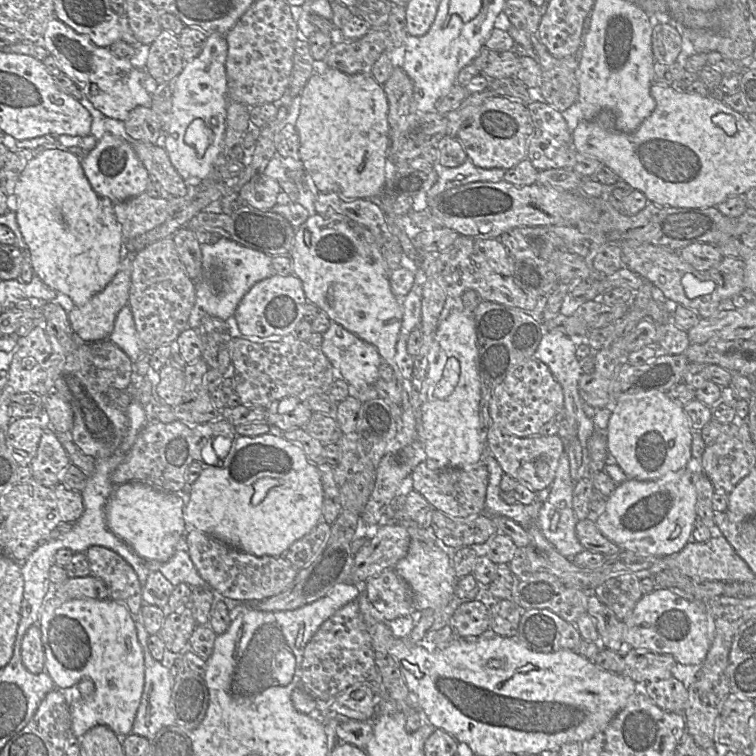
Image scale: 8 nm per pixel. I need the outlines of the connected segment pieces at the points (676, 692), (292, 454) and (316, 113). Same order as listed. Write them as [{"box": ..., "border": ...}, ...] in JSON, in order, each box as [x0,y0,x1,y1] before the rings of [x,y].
[{"box":[641,677,688,712],"border":[[[675,677],[647,682],[641,689],[662,710],[684,712],[688,700],[688,690]]]},{"box":[185,432,323,556],"border":[[[271,432],[259,436],[236,436],[221,466],[203,463],[198,479],[191,485],[189,501],[185,506],[185,524],[190,523],[196,530],[211,535],[226,544],[255,556],[283,556],[298,539],[309,533],[322,519],[323,487],[319,470],[309,461],[303,449],[298,445],[276,436]]]},{"box":[295,69,389,200],"border":[[[328,69],[324,74],[313,74],[300,93],[300,113],[295,128],[299,135],[299,157],[304,170],[312,178],[316,188],[322,193],[336,193],[346,200],[369,199],[377,197],[385,181],[385,164],[389,146],[388,100],[383,85],[375,81],[371,74],[345,74],[337,69]]]}]

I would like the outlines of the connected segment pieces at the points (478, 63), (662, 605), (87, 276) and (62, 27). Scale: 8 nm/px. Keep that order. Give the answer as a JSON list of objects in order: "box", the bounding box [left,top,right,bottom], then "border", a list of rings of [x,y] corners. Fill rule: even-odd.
[{"box":[472,47,519,79],"border":[[[483,47],[472,64],[488,79],[511,78],[518,72],[519,58],[514,51],[498,52]]]},{"box":[624,589,714,666],"border":[[[666,589],[645,594],[624,620],[624,641],[632,649],[671,654],[676,662],[700,666],[714,637],[714,622],[701,600],[689,600]]]},{"box":[10,149,125,306],"border":[[[52,149],[32,159],[22,172],[14,195],[10,197],[10,210],[16,213],[20,231],[30,251],[34,273],[56,292],[69,296],[75,306],[85,305],[104,290],[119,271],[125,257],[124,237],[114,204],[92,189],[82,162],[75,154]]]},{"box":[43,16,152,122],"border":[[[56,16],[47,24],[43,37],[43,47],[55,58],[60,70],[78,85],[84,93],[85,98],[107,118],[124,122],[134,108],[138,106],[151,107],[152,97],[143,86],[143,71],[135,68],[130,63],[130,60],[124,60],[114,56],[109,48],[96,46],[88,36],[77,33]]]}]

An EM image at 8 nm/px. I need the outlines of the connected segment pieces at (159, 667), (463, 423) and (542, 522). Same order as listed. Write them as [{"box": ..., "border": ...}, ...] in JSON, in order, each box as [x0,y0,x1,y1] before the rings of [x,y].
[{"box":[132,613,175,740],"border":[[[139,613],[133,616],[138,640],[144,653],[145,681],[141,702],[132,727],[132,733],[151,740],[161,728],[175,724],[175,717],[171,708],[171,693],[174,683],[174,673],[152,657],[148,648],[149,634],[144,628]]]},{"box":[417,299,487,468],"border":[[[461,299],[450,300],[451,313],[440,323],[428,355],[424,379],[426,400],[417,428],[426,458],[441,466],[461,468],[483,462],[487,428],[480,414],[482,384],[477,371],[474,315],[464,309]]]},{"box":[536,452,585,559],"border":[[[564,452],[559,459],[555,478],[548,488],[548,496],[542,502],[536,524],[545,538],[555,547],[555,549],[564,557],[572,559],[576,554],[582,552],[585,548],[580,544],[575,526],[578,519],[572,506],[572,496],[575,482],[570,475],[570,464],[567,454]]]}]

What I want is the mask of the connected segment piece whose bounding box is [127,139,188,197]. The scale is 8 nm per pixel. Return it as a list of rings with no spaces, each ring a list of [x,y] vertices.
[[[127,139],[137,157],[150,175],[171,196],[185,197],[188,186],[171,164],[171,161],[161,145],[143,143]]]

